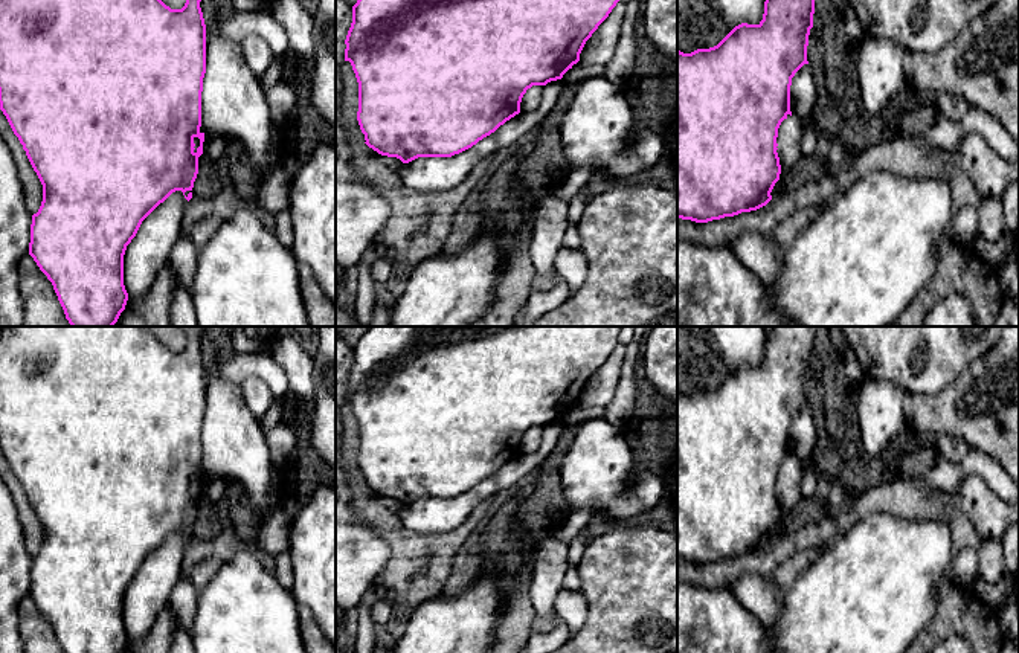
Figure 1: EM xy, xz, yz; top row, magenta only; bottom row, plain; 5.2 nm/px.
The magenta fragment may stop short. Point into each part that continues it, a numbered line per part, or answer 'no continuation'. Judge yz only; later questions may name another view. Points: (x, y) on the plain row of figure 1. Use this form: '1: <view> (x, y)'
no continuation

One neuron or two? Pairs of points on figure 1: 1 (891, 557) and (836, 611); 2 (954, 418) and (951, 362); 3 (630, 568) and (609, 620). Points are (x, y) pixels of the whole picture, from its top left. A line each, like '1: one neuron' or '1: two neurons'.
1: one neuron
2: two neurons
3: one neuron

